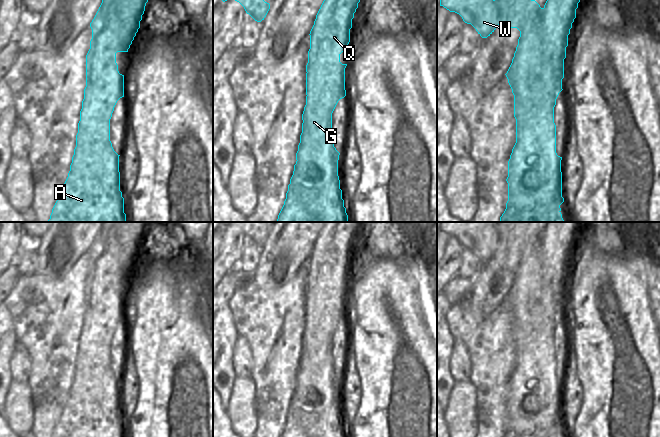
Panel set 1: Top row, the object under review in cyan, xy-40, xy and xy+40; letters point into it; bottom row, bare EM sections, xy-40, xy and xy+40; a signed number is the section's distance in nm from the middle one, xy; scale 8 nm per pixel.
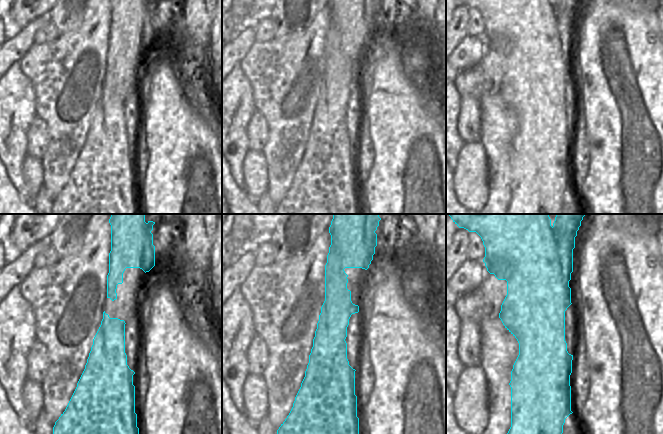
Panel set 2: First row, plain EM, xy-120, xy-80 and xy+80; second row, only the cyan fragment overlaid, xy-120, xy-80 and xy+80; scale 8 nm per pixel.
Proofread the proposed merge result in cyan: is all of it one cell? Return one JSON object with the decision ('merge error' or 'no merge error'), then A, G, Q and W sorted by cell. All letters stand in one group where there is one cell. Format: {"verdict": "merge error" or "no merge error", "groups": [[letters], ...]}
{"verdict": "merge error", "groups": [["A", "G", "Q"], ["W"]]}

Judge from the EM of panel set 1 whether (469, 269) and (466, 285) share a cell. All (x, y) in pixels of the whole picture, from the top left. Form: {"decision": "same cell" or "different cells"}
{"decision": "different cells"}

